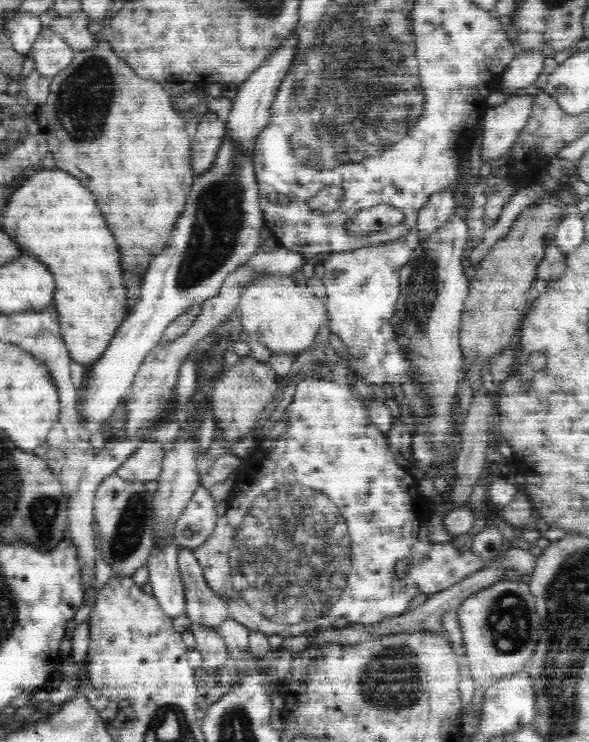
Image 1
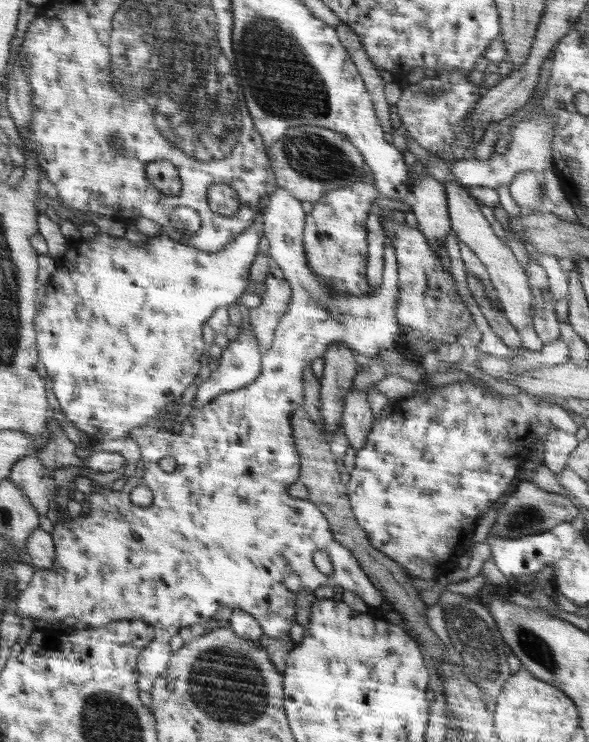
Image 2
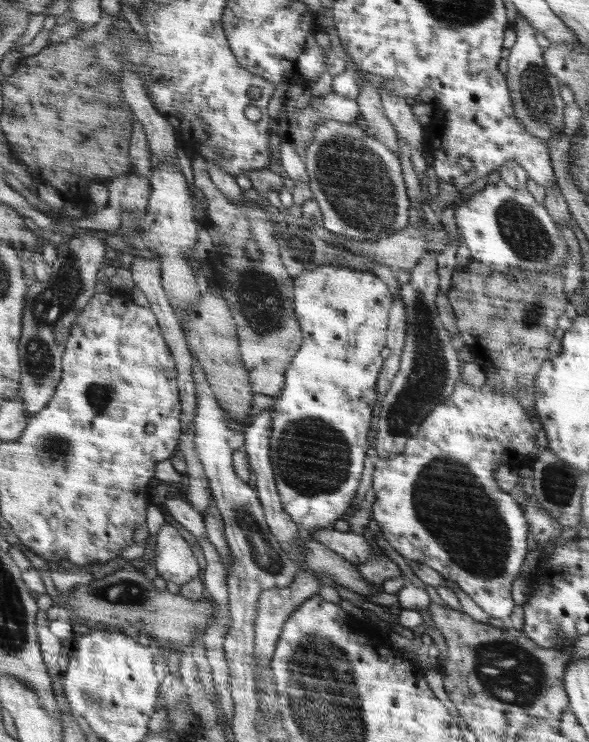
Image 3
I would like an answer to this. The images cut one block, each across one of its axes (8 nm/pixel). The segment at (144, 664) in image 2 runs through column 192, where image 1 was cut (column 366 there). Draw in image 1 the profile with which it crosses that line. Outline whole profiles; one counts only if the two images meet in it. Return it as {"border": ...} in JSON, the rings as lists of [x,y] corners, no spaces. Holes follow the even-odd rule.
{"border":[[[306,379],[297,384],[292,401],[284,410],[282,420],[276,422],[262,441],[256,443],[253,454],[245,458],[243,469],[235,476],[229,497],[224,503],[212,535],[200,548],[193,550],[197,562],[203,568],[203,576],[208,587],[227,604],[230,619],[242,623],[251,631],[263,632],[268,636],[279,634],[283,638],[305,635],[306,632],[314,629],[314,626],[331,626],[331,623],[338,618],[346,618],[350,624],[374,625],[390,616],[397,617],[408,611],[410,602],[419,594],[434,595],[448,590],[484,568],[486,562],[482,556],[474,552],[458,552],[453,544],[452,548],[444,548],[444,544],[438,543],[432,545],[428,543],[430,540],[428,534],[427,538],[424,538],[418,526],[414,526],[412,530],[412,512],[414,512],[412,500],[421,497],[417,489],[419,482],[408,468],[398,464],[394,451],[396,450],[387,440],[387,433],[380,431],[371,421],[361,398],[356,392],[350,390],[350,387],[320,379]],[[430,546],[434,546],[434,568],[428,568],[428,584],[424,584],[424,588],[402,588],[402,584],[398,584],[398,580],[392,574],[392,566],[404,558],[412,562],[424,561]]]}

